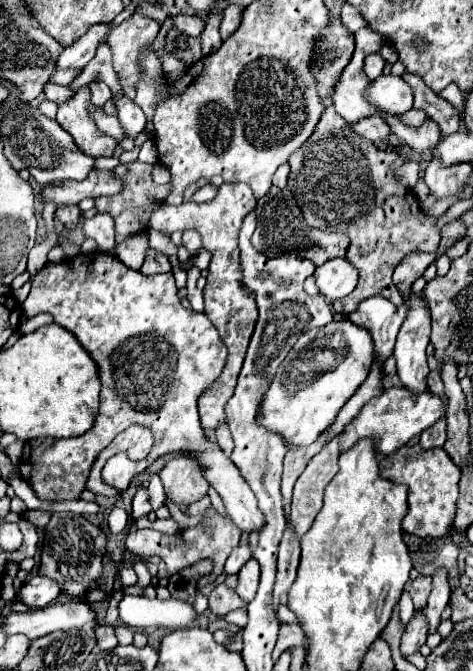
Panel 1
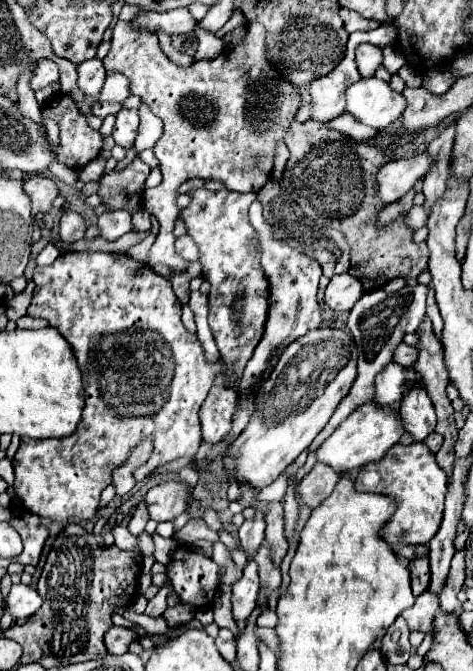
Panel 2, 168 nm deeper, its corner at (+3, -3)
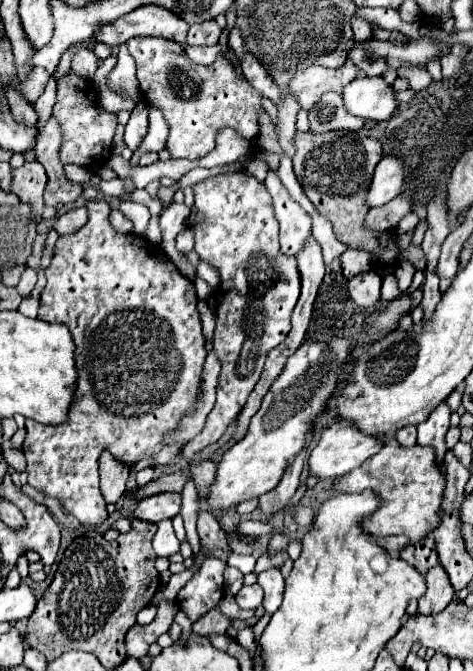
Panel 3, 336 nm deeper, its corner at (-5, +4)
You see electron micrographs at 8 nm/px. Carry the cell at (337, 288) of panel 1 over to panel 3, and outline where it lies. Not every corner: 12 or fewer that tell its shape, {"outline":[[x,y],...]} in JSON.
{"outline":[[363,272],[347,282],[361,308],[377,306],[381,276]]}

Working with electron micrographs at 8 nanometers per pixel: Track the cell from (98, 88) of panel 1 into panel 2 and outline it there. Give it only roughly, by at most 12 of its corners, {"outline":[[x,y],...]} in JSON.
{"outline":[[95,57],[77,65],[77,85],[97,95],[105,67]]}

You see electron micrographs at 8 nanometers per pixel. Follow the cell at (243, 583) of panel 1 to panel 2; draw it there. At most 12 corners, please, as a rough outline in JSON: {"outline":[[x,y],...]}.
{"outline":[[249,561],[233,585],[233,619],[245,621],[257,605],[257,563]]}

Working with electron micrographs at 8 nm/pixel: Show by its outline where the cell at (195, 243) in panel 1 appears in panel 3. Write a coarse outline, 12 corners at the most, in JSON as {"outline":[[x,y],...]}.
{"outline":[[185,228],[177,236],[177,250],[191,252],[195,246],[193,230]]}

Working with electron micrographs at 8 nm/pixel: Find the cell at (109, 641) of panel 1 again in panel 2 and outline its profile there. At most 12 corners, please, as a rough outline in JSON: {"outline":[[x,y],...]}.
{"outline":[[111,627],[105,647],[111,655],[127,653],[131,641],[141,633],[125,627]]}

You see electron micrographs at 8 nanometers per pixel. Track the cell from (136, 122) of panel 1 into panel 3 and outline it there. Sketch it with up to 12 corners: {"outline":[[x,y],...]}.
{"outline":[[137,102],[125,126],[125,144],[135,150],[147,134],[149,104]]}

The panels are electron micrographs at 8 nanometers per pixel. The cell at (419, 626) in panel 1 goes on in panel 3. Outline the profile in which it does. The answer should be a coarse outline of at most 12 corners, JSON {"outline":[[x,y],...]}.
{"outline":[[441,566],[425,576],[419,614],[439,614],[455,596]]}

